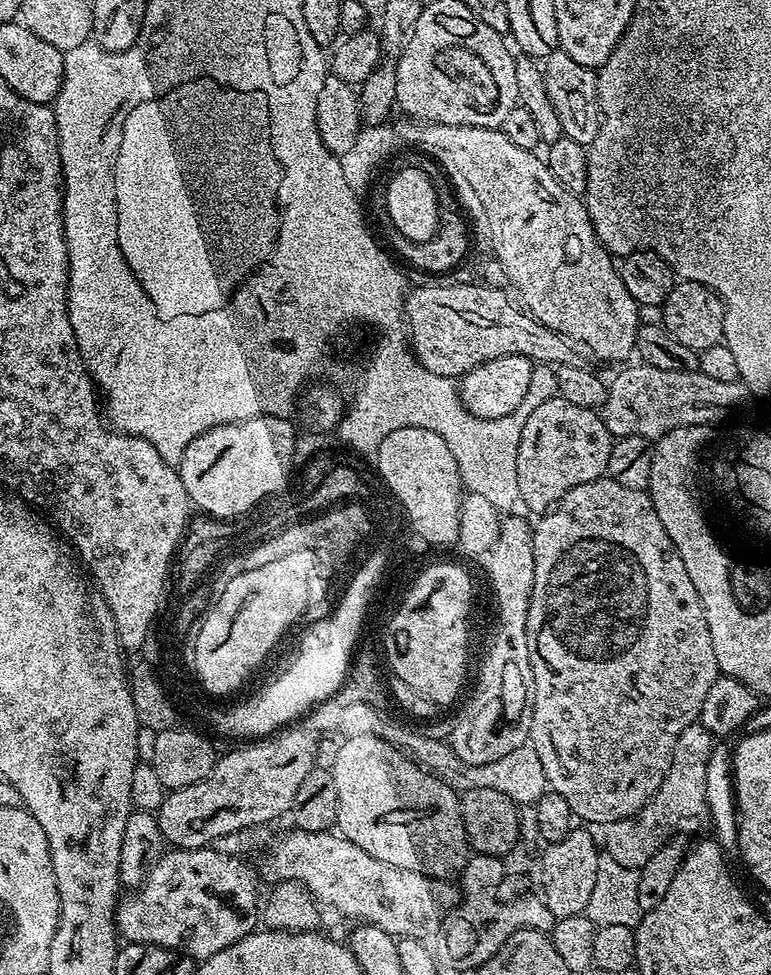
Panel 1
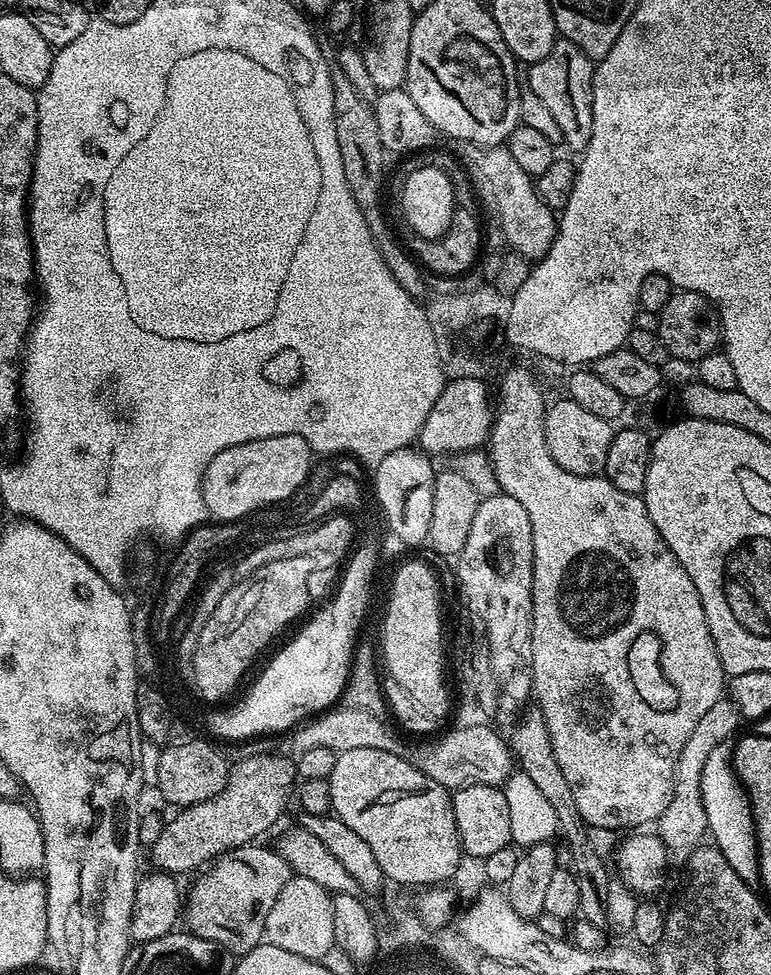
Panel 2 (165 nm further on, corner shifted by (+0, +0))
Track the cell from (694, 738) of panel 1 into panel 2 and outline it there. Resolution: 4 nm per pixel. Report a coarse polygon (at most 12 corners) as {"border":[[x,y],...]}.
{"border":[[721,698],[694,726],[676,763],[665,848],[691,850],[708,832],[702,770],[742,715]]}

